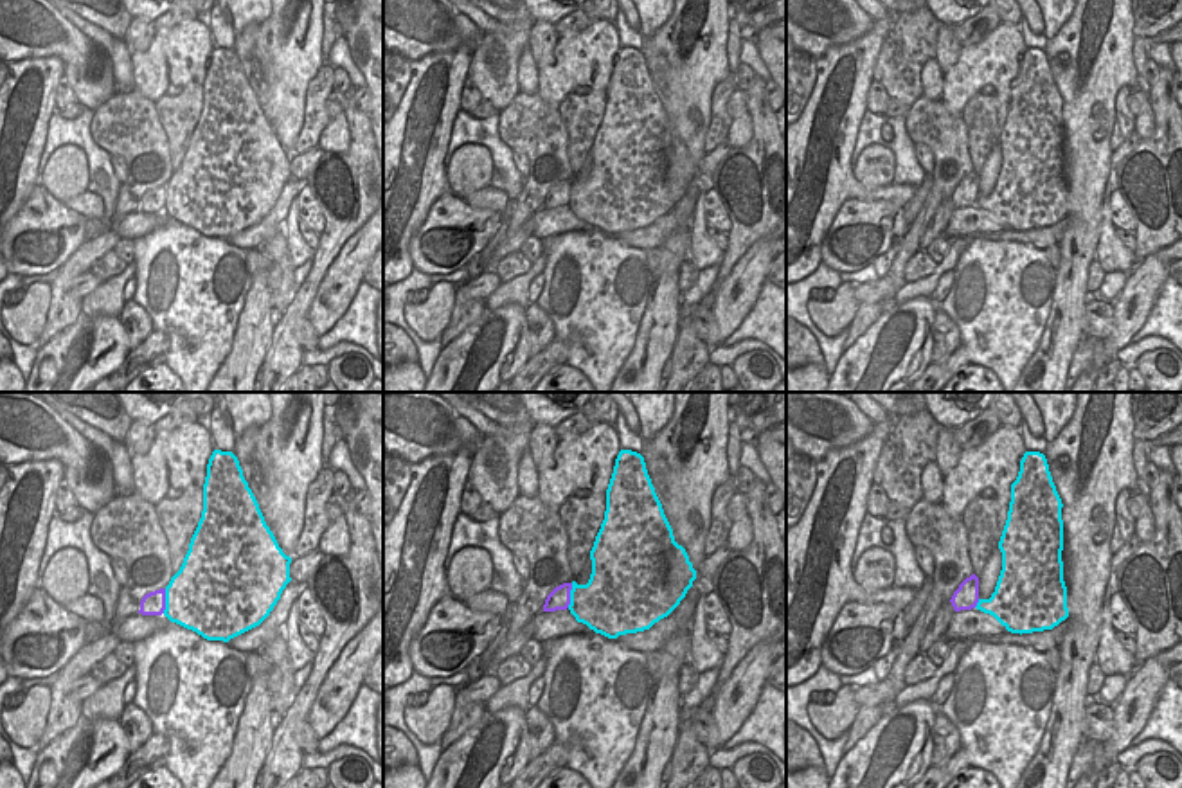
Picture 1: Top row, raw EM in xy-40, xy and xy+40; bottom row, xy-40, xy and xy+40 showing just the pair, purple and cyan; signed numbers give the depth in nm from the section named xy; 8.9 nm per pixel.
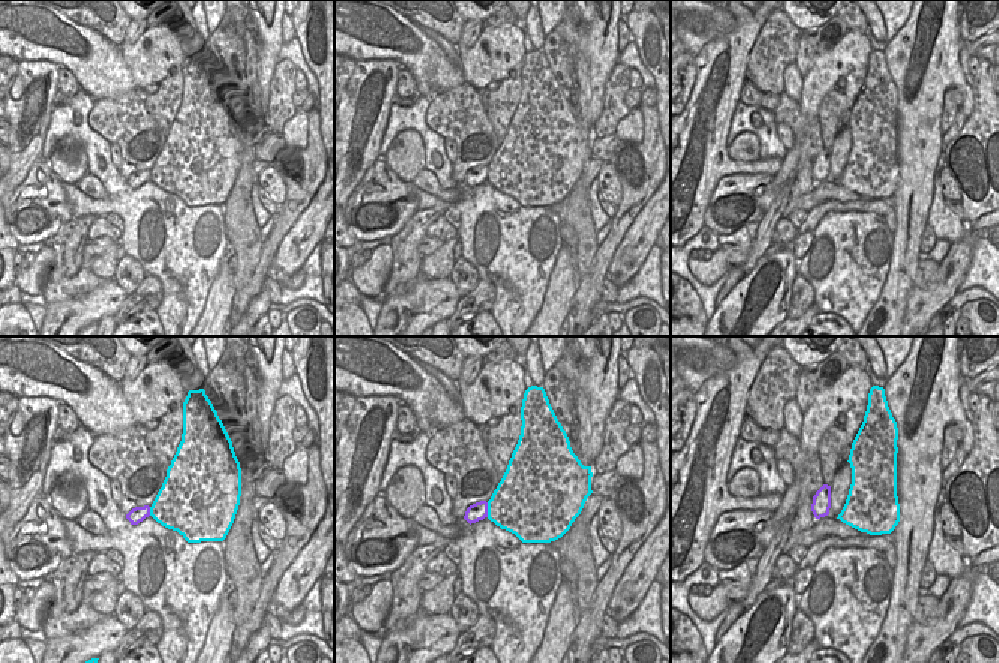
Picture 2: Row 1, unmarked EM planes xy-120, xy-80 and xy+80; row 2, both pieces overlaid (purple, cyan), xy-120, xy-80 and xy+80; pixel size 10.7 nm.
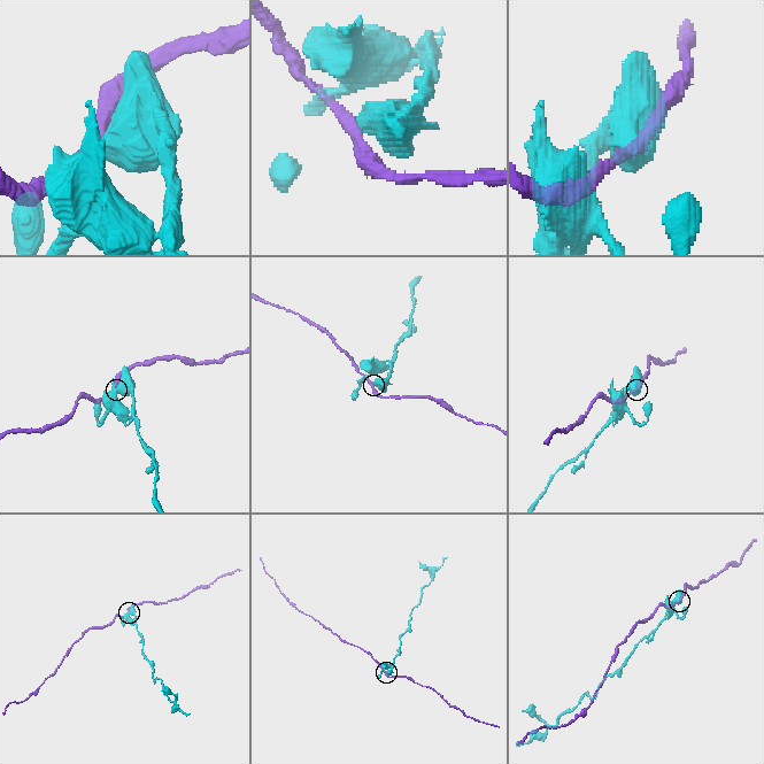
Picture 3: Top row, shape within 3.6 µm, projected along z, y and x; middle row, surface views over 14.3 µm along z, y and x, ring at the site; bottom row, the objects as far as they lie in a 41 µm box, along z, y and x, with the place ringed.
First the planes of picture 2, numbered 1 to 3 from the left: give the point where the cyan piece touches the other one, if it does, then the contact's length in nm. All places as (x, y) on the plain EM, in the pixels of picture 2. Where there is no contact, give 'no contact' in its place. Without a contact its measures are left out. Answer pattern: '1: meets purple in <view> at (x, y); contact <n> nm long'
1: meets purple in xy-120 at (149, 176); contact 100 nm long
2: meets purple in xy-80 at (486, 174); contact 160 nm long
3: no contact

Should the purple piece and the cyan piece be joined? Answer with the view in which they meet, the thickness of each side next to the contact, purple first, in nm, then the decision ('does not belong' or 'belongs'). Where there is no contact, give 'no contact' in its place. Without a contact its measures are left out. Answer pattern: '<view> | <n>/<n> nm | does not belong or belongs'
xy-40 | 220/480 nm | does not belong

